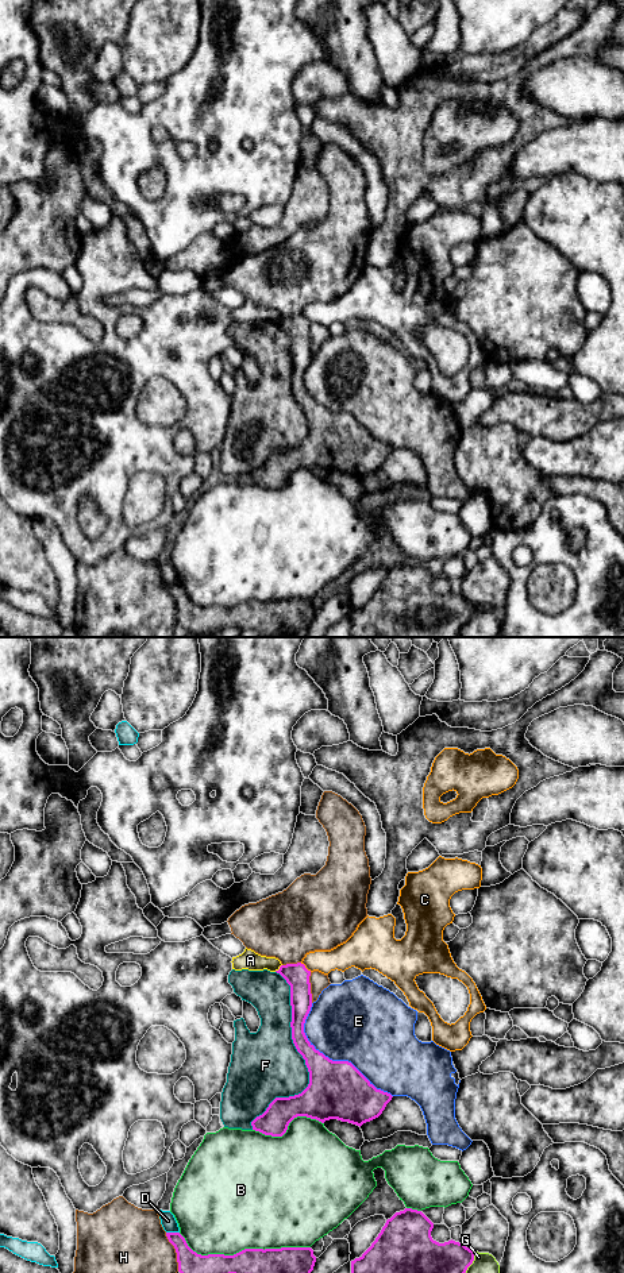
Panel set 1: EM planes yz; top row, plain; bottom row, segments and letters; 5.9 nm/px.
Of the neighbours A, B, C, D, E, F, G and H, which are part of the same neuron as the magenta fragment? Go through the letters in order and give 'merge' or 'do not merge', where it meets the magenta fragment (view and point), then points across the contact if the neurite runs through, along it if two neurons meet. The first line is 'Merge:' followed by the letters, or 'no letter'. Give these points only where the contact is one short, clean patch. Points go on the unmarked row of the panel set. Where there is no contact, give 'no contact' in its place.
Merge: no letter
A: do not merge | yz (280, 320) | along yz (281, 316), (274, 323)
B: do not merge | yz (243, 602)
C: do not merge | yz (304, 319)
D: do not merge | yz (173, 585)
E: do not merge | yz (331, 412)
F: do not merge | yz (304, 411)
G: do not merge | yz (468, 618)
H: do not merge | yz (176, 604)

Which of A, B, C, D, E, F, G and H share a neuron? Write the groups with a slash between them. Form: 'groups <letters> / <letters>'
groups A D / B / C / E / F / G / H

